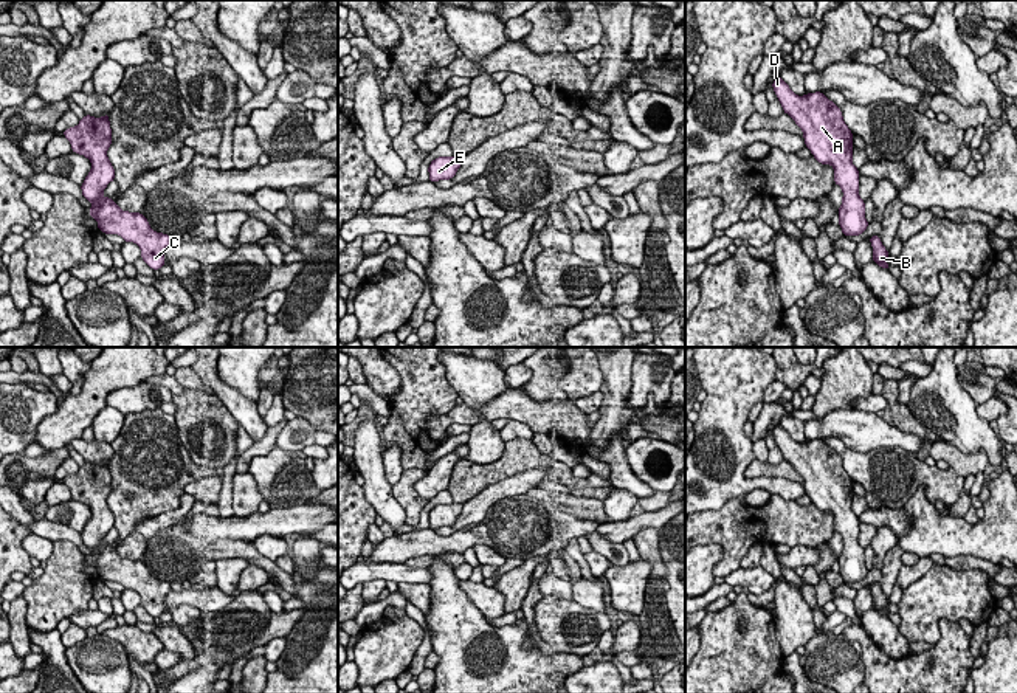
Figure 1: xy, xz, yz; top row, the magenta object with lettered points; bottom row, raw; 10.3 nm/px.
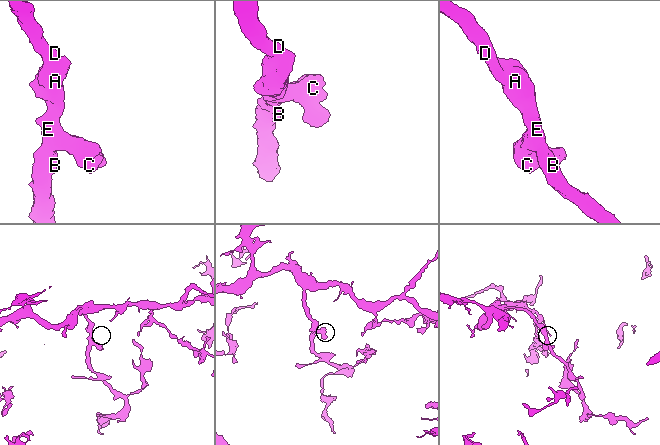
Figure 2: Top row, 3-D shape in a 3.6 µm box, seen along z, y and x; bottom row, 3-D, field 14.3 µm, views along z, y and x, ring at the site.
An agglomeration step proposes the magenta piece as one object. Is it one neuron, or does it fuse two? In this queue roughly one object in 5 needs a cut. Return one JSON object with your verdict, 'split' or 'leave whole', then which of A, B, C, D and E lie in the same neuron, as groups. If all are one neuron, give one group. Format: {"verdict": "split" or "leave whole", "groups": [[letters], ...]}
{"verdict": "leave whole", "groups": [["A", "B", "C", "D", "E"]]}

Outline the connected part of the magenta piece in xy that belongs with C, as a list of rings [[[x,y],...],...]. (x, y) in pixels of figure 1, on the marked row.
[[[85,115],[76,127],[64,130],[71,150],[91,163],[91,171],[81,184],[82,195],[93,205],[88,214],[98,222],[98,229],[105,234],[118,234],[124,242],[136,243],[143,260],[152,270],[160,270],[166,265],[164,251],[171,243],[171,236],[153,231],[141,212],[122,211],[116,202],[102,195],[107,184],[115,180],[115,169],[107,157],[112,144],[109,116]]]

